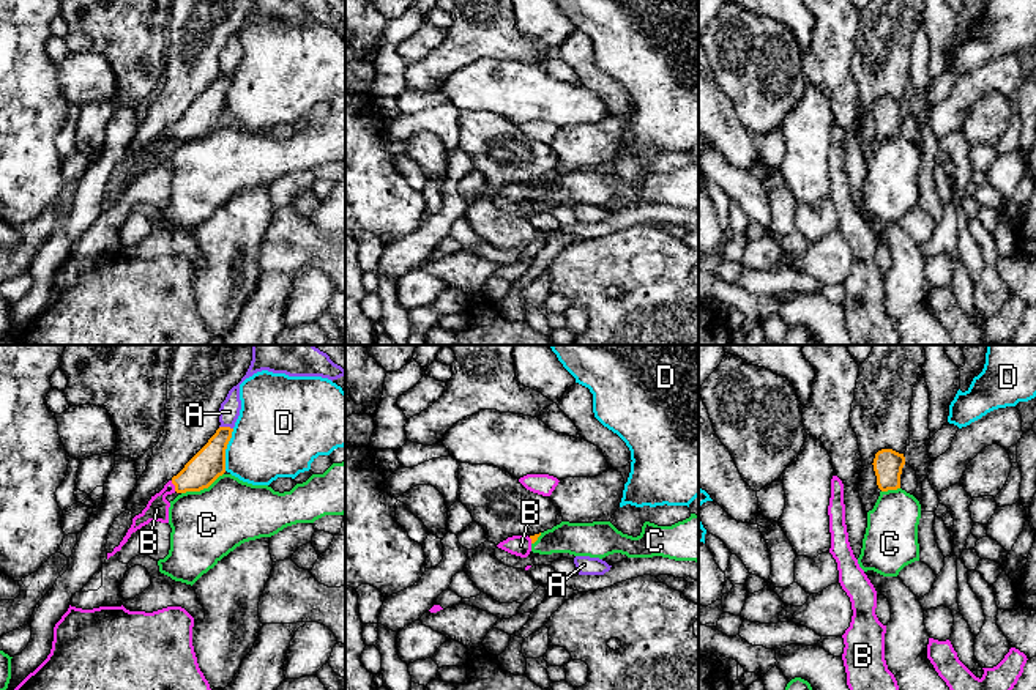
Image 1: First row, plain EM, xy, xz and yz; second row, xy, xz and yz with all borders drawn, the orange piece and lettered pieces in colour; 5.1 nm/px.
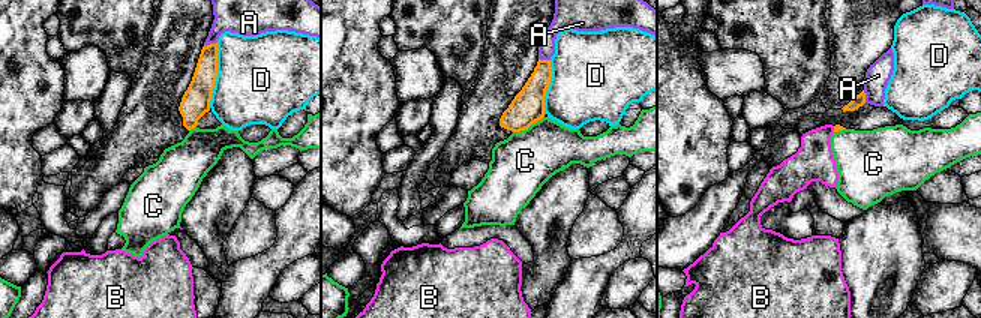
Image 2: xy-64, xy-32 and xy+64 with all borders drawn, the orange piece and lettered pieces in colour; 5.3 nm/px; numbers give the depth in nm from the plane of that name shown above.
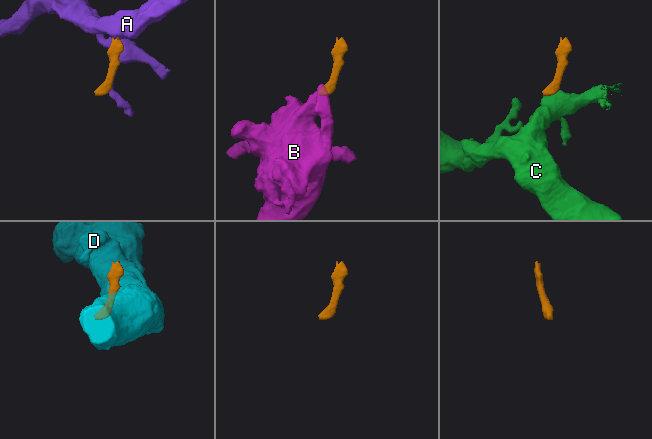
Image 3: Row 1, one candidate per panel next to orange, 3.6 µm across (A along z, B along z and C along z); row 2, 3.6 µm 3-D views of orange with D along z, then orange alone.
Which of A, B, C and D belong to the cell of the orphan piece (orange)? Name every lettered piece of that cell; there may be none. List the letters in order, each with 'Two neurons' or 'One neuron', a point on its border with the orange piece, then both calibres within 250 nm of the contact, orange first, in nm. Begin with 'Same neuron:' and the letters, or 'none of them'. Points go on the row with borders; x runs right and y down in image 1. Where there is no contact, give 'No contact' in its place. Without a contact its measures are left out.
Same neuron: B
A: Two neurons. Touches orange at xy (226, 427). Thickness 170 nm (orange) against 110 nm
B: One neuron. Touches orange at xy (174, 484). Thickness 170 nm (orange) against 120 nm
C: Two neurons. Touches orange at xy (202, 489). Thickness 170 nm (orange) against 360 nm
D: Two neurons. Touches orange at xy (226, 448). Thickness 170 nm (orange) against 420 nm

